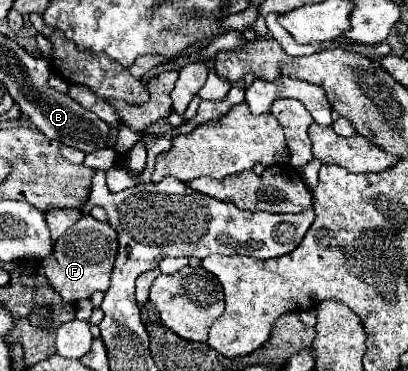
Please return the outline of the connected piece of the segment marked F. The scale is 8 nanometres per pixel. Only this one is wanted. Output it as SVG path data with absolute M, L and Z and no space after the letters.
M82 216L54 242L54 252L42 260L42 266L50 286L62 296L62 300L66 304L76 304L80 300L88 300L96 290L108 290L116 252L118 240L110 224L98 222L92 216Z

